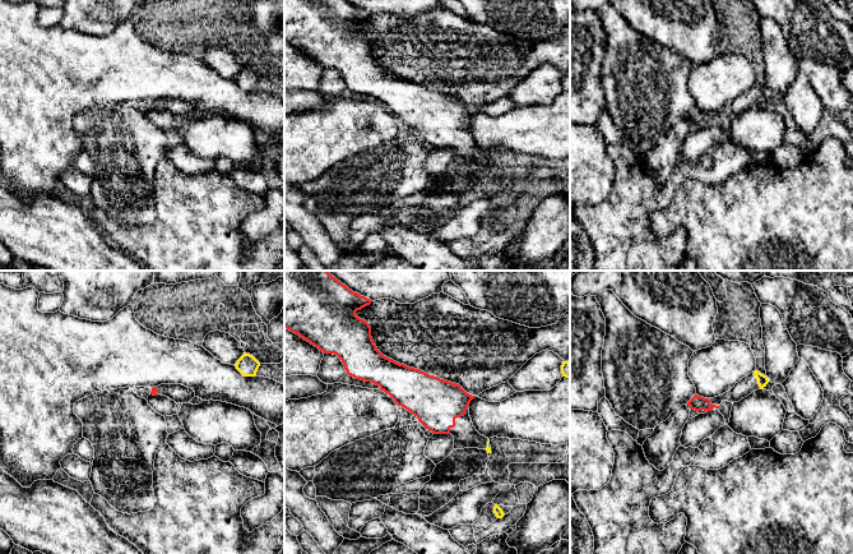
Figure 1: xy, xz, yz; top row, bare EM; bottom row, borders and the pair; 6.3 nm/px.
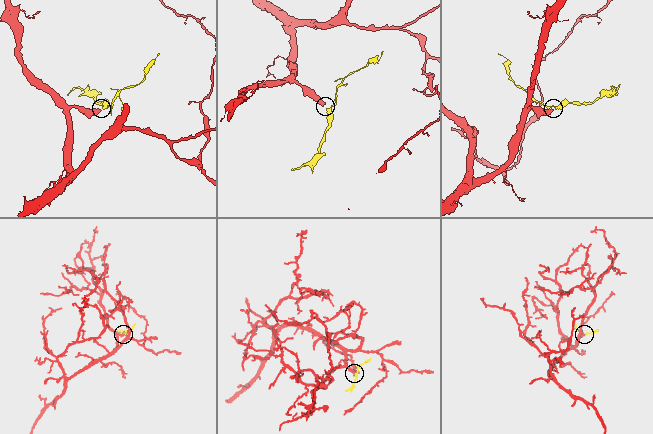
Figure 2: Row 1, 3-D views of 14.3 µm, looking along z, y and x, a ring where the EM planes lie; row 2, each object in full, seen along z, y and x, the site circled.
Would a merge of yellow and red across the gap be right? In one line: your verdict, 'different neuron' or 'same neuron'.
same neuron

